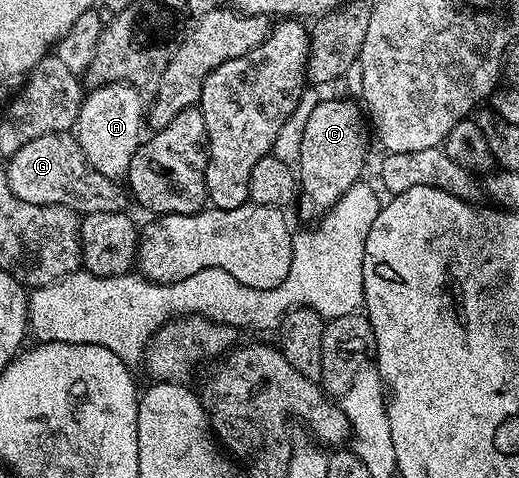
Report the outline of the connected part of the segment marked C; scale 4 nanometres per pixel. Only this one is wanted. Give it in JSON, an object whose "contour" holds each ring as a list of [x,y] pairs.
{"contour":[[[328,97],[321,101],[307,120],[297,162],[299,198],[297,208],[305,223],[318,220],[339,198],[362,178],[369,127],[358,102]]]}

